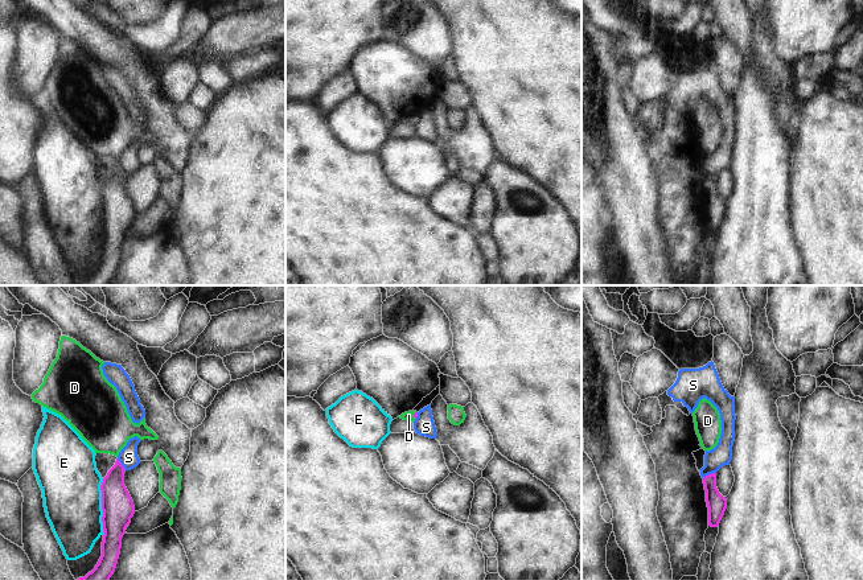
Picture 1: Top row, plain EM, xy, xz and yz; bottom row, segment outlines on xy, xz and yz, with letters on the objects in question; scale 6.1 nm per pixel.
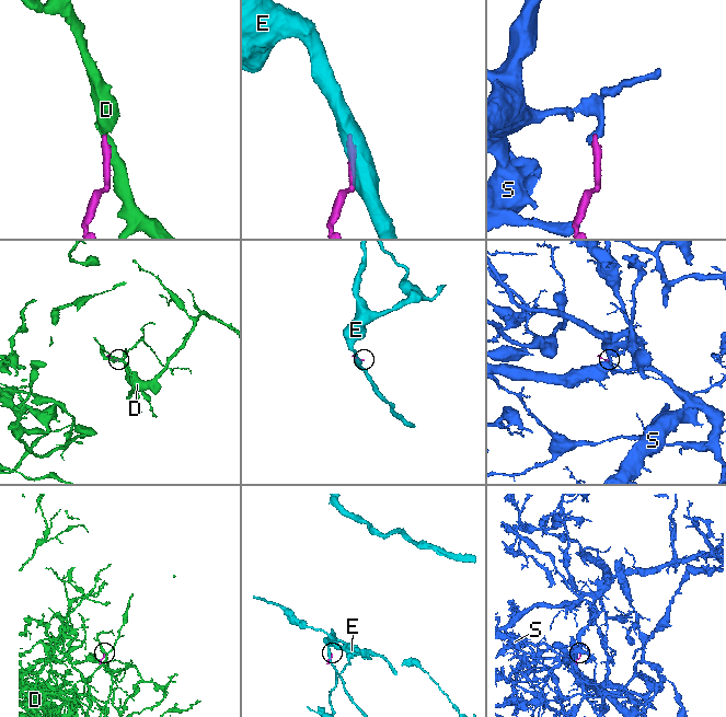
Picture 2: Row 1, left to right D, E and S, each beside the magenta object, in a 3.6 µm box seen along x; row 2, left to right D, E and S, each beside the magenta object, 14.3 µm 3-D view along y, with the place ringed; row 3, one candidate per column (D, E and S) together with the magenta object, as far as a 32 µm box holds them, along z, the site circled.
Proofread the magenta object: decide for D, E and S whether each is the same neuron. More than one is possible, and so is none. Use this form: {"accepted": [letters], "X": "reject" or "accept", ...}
{"accepted": ["D"], "D": "accept", "E": "reject", "S": "reject"}

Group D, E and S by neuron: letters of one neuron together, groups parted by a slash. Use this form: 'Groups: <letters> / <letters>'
Groups: D / E / S

